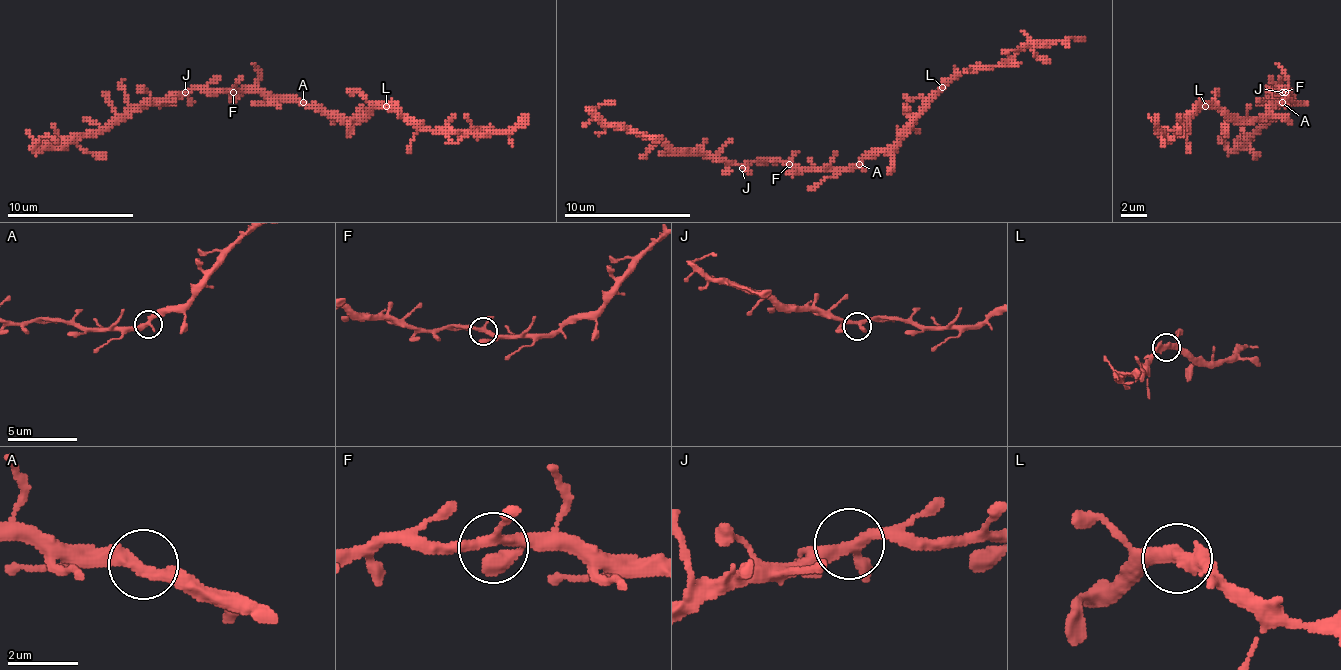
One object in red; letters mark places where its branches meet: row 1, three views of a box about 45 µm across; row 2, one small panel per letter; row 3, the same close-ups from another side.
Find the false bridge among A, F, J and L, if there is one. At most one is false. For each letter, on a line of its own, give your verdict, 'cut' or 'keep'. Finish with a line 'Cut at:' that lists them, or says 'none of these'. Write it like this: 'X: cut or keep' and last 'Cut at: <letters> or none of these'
A: keep
F: keep
J: keep
L: keep
Cut at: none of these

